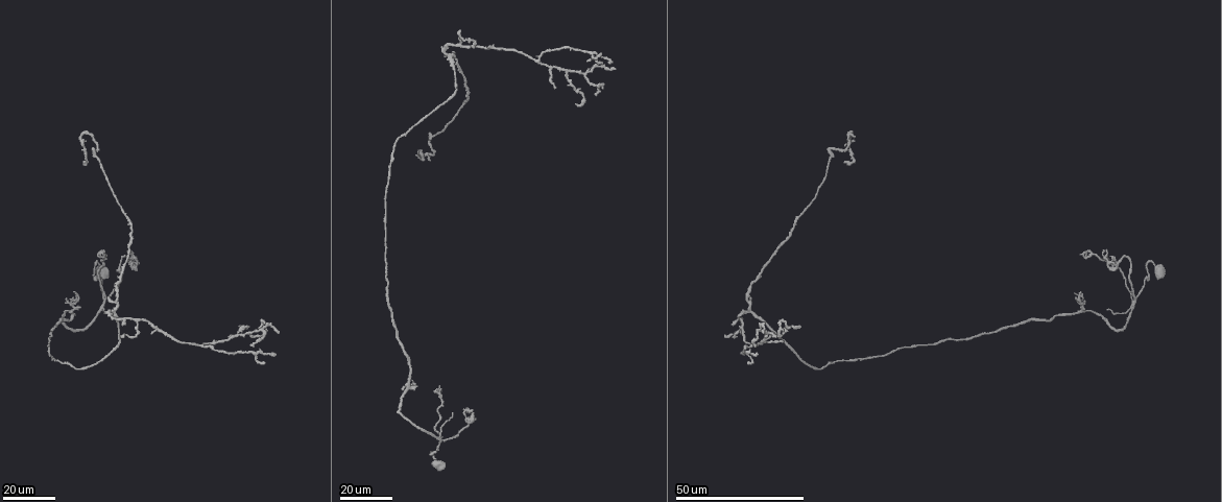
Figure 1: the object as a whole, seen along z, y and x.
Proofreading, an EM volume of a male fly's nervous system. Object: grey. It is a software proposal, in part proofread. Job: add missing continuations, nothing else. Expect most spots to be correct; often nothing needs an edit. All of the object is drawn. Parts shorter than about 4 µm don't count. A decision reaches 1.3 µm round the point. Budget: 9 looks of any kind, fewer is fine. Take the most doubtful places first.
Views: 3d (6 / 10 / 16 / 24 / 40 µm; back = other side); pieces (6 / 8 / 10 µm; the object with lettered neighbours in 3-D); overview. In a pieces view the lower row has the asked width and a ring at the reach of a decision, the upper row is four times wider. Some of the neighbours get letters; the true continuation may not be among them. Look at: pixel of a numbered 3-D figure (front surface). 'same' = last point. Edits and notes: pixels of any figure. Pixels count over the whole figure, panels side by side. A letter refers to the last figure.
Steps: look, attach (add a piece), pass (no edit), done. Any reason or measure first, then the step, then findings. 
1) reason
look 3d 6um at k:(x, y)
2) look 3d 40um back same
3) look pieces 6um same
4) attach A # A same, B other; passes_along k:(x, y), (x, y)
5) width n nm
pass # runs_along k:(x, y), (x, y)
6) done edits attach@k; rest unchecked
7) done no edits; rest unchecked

free end
look 3d 24um at 1:(598, 94)

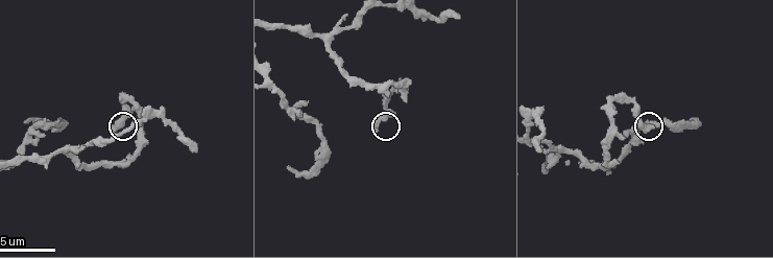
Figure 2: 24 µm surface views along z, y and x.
look pieces 6um at 2:(654, 125)

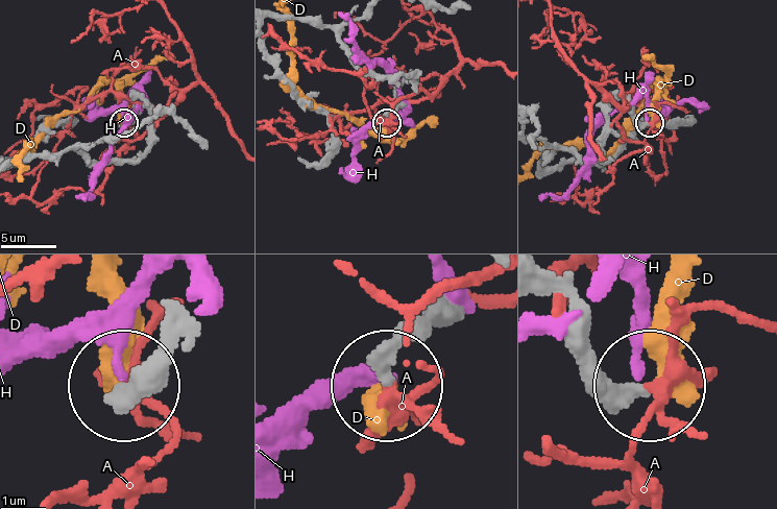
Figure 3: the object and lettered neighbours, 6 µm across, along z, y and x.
pass # A other, D other, H other; none of them fits

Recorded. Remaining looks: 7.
tapers out
look 3d 16um at 1:(65, 300)

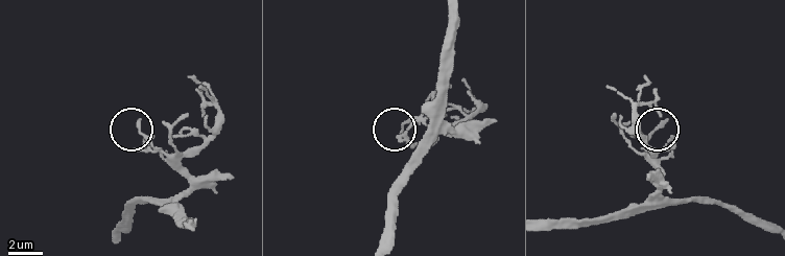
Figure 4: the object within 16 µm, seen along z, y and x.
look pieces 6um at 4:(140, 122)

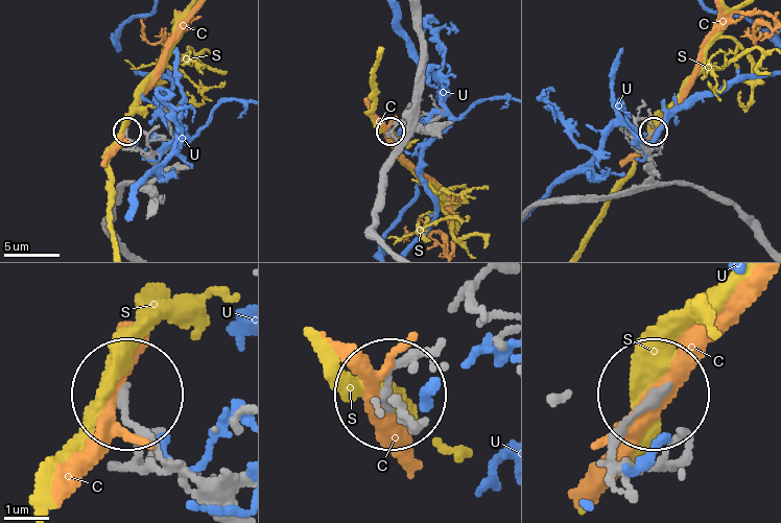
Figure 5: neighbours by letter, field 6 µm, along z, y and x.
pass # C other, S other, U other; runs_along 5:(626, 482), (615, 437), (653, 397); none of them fits

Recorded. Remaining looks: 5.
end of a long branch
look 3d 10um at 2:(288, 170)

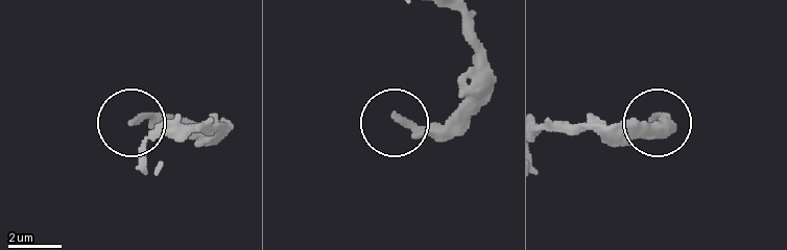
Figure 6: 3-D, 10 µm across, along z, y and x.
look pieces 10um at 6:(652, 121)

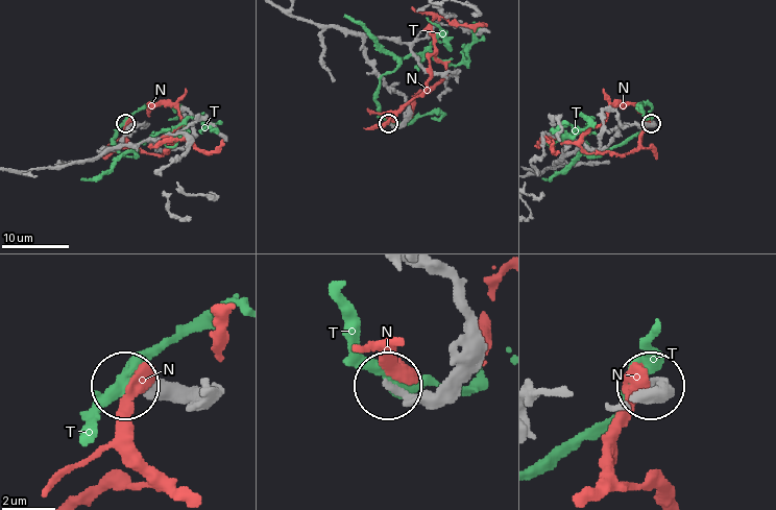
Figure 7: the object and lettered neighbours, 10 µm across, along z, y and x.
pass # N other, T other; no lettered piece goes on from it

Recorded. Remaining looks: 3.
free end
look 3d 10um at 2:(537, 150)

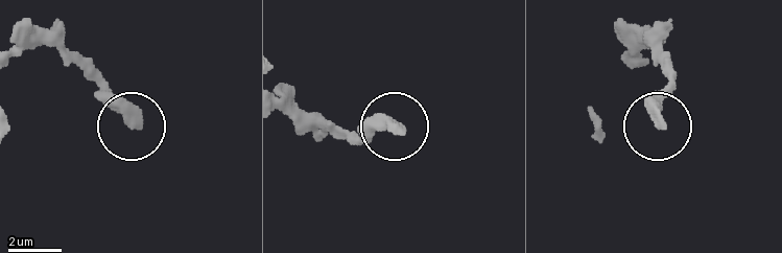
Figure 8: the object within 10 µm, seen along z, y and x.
look pieces 8um at 8:(137, 124)

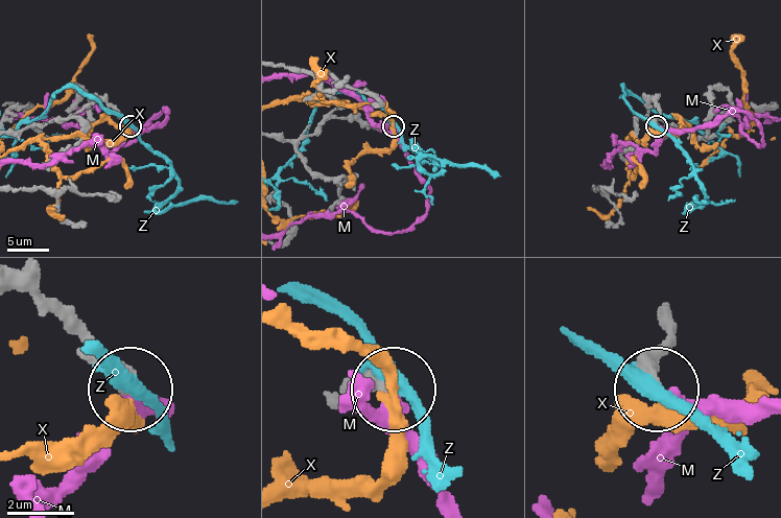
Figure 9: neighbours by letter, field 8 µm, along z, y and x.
pass # M other, X other, Z other; none of them fits

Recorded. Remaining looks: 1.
done no edits; rest unchecked

